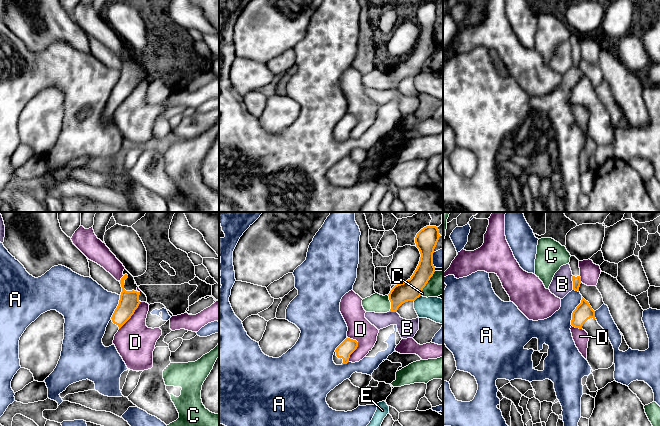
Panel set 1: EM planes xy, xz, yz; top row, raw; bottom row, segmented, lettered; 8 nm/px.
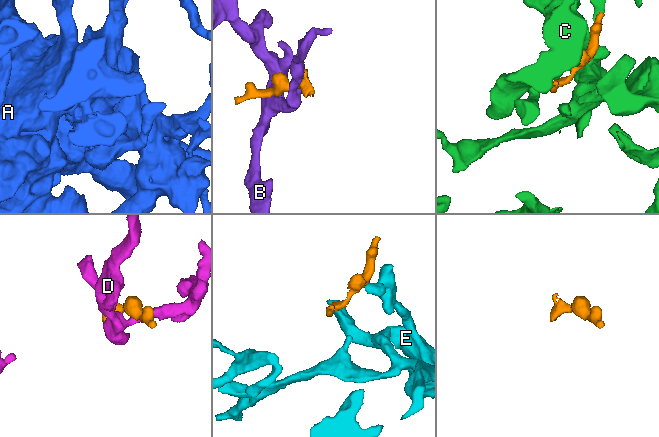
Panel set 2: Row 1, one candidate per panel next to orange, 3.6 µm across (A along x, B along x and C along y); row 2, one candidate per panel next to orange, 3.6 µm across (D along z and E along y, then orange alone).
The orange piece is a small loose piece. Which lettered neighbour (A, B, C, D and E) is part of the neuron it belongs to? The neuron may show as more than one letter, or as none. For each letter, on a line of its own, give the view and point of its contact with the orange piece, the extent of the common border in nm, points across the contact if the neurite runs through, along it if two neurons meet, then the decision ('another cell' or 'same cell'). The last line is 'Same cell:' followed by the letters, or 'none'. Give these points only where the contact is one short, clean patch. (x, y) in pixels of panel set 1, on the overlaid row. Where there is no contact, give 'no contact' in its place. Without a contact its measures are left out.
A: meets orange in yz at (573, 311); contact 240 nm long; another cell
B: meets orange in yz at (573, 282); contact 120 nm long; another cell
C: meets orange in xz at (427, 282); contact 240 nm long; another cell
D: meets orange in xz at (356, 348); contact 200 nm long; another cell
E: meets orange in xz at (417, 297); contact 80 nm long; border along xz (420, 295), (414, 301); another cell
Same cell: none

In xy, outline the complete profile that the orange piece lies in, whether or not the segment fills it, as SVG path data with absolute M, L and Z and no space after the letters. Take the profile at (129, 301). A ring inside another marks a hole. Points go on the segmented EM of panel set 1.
M126 270L123 271L123 277L120 280L122 292L117 308L115 309L111 320L109 321L102 343L105 347L113 345L115 334L131 318L141 302L147 303L146 295L137 291L137 284L134 277Z

